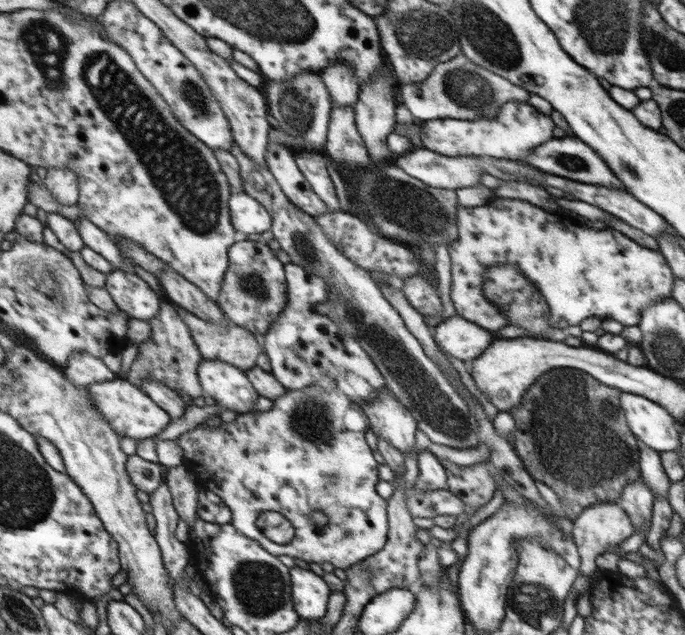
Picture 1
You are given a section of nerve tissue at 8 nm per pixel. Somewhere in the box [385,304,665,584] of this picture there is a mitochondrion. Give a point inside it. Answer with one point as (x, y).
(595, 460)

